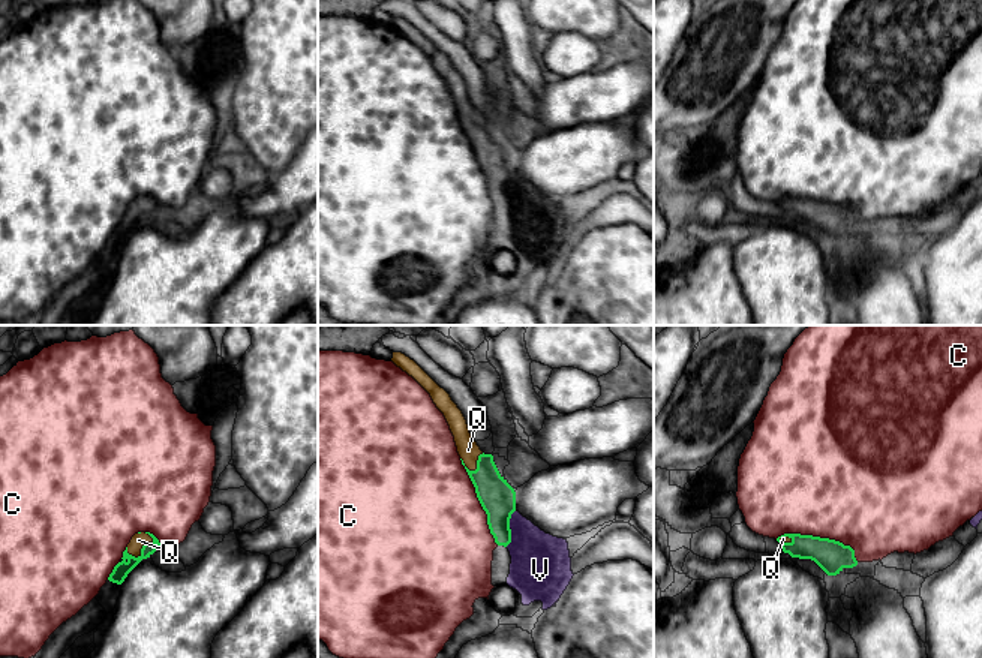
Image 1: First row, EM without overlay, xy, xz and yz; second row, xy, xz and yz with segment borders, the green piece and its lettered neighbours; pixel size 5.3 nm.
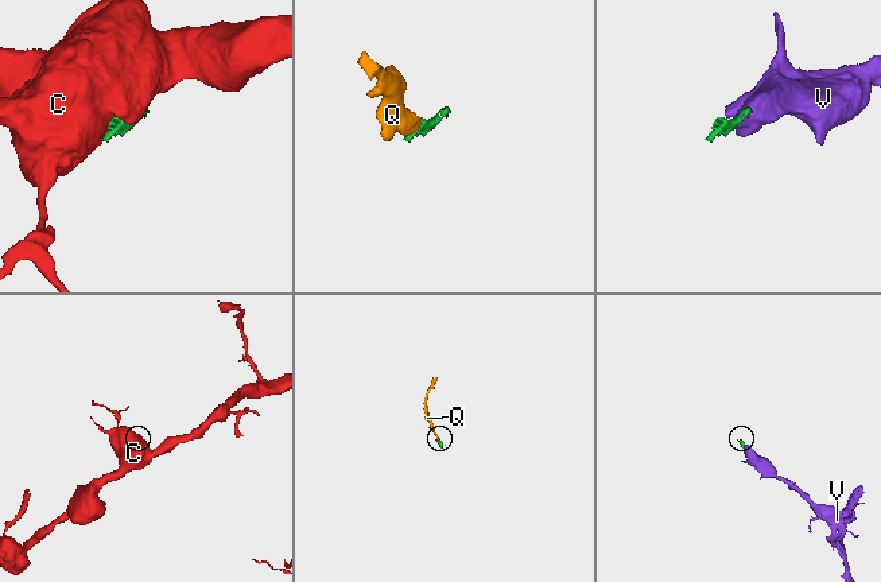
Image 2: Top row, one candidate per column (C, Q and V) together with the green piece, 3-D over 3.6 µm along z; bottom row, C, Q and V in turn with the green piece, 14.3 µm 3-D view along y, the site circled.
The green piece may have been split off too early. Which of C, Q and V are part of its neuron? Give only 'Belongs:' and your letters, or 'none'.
Belongs: Q, V

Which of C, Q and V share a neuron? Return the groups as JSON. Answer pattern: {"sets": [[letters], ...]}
{"sets": [["C"], ["Q", "V"]]}

